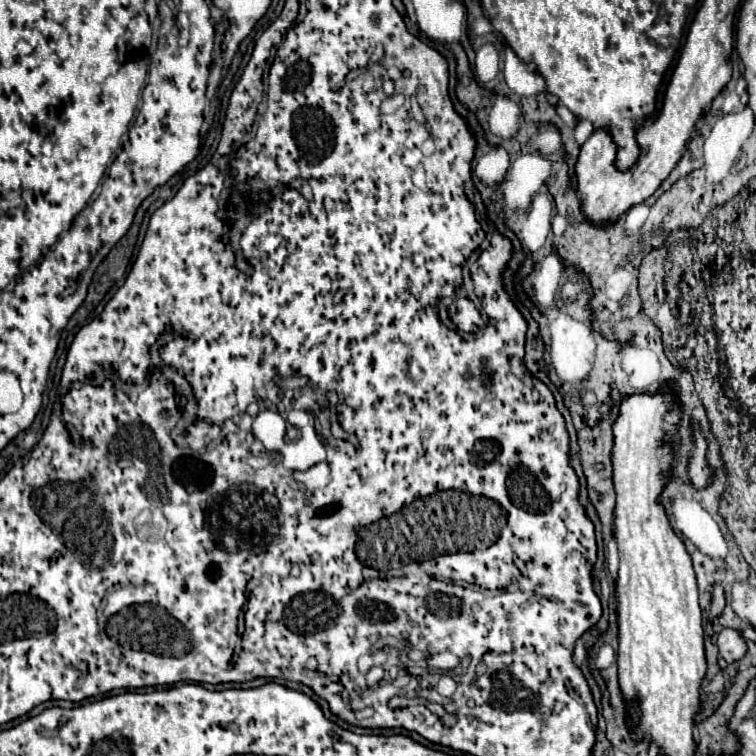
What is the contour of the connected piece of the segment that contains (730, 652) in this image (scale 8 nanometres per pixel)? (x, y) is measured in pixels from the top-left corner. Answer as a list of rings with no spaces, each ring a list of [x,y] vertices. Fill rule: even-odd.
[[[725,628],[719,638],[717,638],[717,644],[719,644],[719,654],[731,664],[731,662],[737,662],[745,656],[747,652],[747,642],[745,638],[741,636],[739,630],[731,630],[731,628]]]

